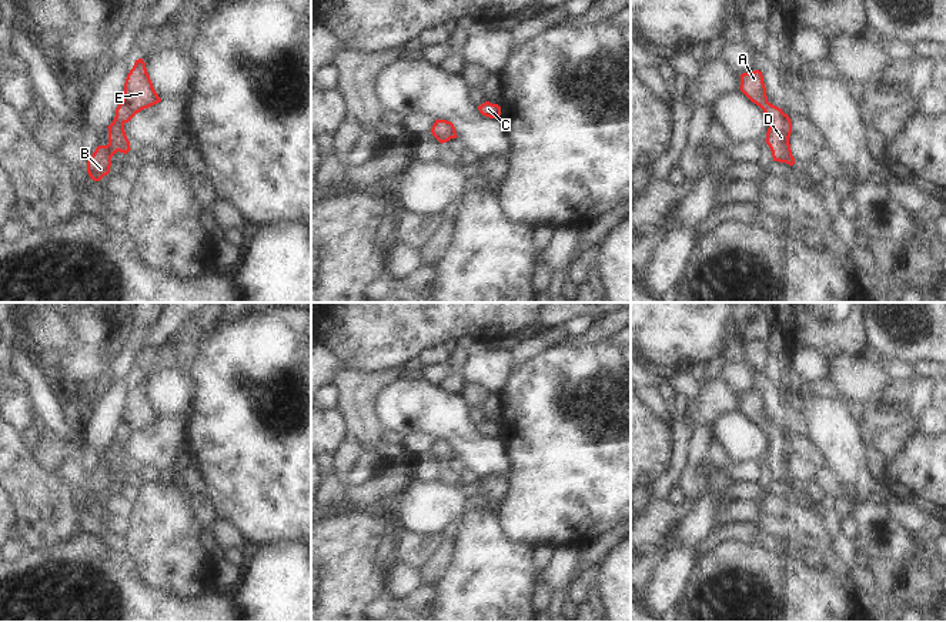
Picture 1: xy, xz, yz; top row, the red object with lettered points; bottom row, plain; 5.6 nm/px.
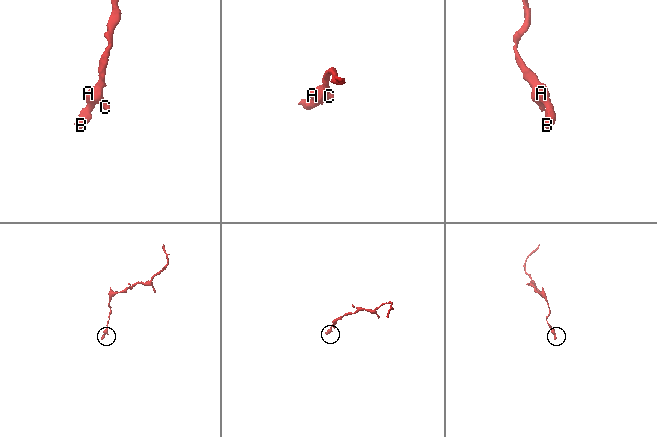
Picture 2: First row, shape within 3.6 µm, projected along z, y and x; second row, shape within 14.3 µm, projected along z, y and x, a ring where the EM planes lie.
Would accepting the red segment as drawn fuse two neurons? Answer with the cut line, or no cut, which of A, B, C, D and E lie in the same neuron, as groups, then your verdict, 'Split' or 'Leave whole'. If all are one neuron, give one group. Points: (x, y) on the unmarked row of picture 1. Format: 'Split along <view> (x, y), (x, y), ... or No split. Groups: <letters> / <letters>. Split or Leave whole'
No split. Groups: A B C D E. Leave whole

